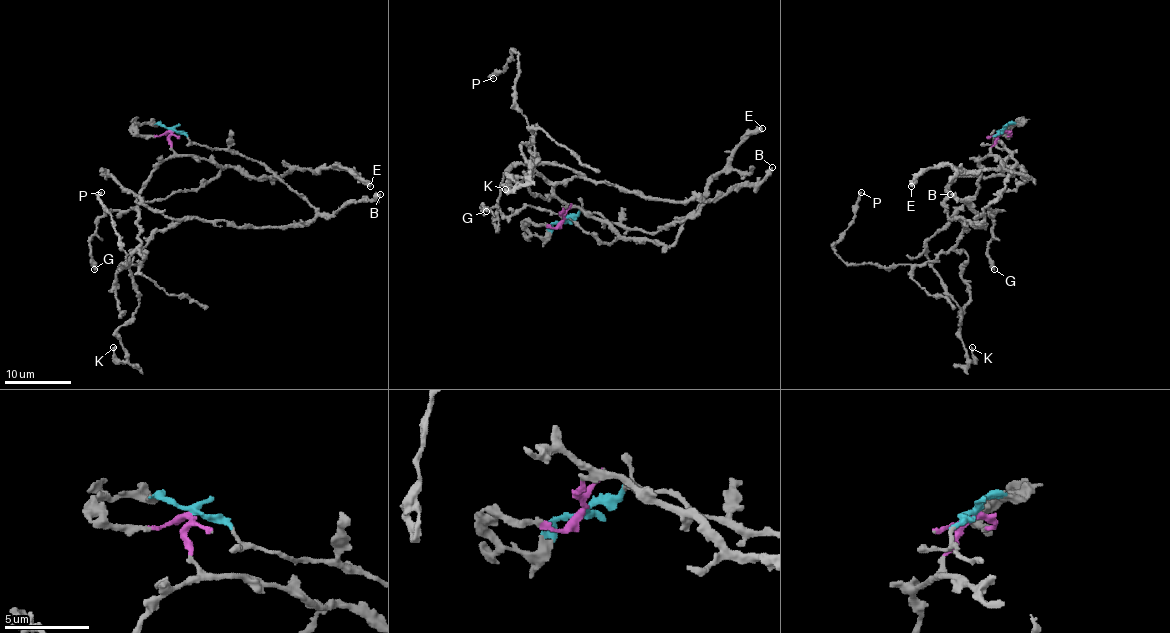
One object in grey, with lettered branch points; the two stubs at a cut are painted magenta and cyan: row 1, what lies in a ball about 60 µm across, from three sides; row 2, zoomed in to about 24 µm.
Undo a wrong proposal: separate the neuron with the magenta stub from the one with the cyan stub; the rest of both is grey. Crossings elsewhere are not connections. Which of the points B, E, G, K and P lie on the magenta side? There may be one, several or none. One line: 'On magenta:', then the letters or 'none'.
On magenta: E, G, K

